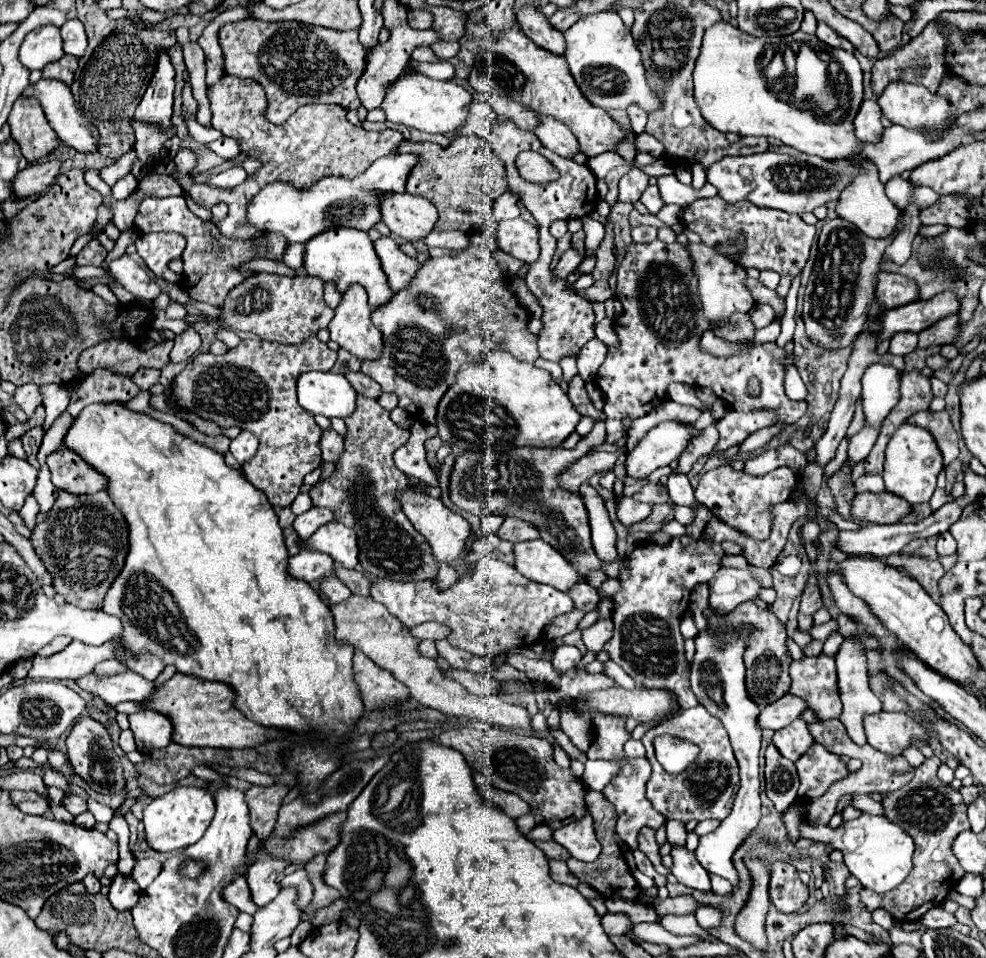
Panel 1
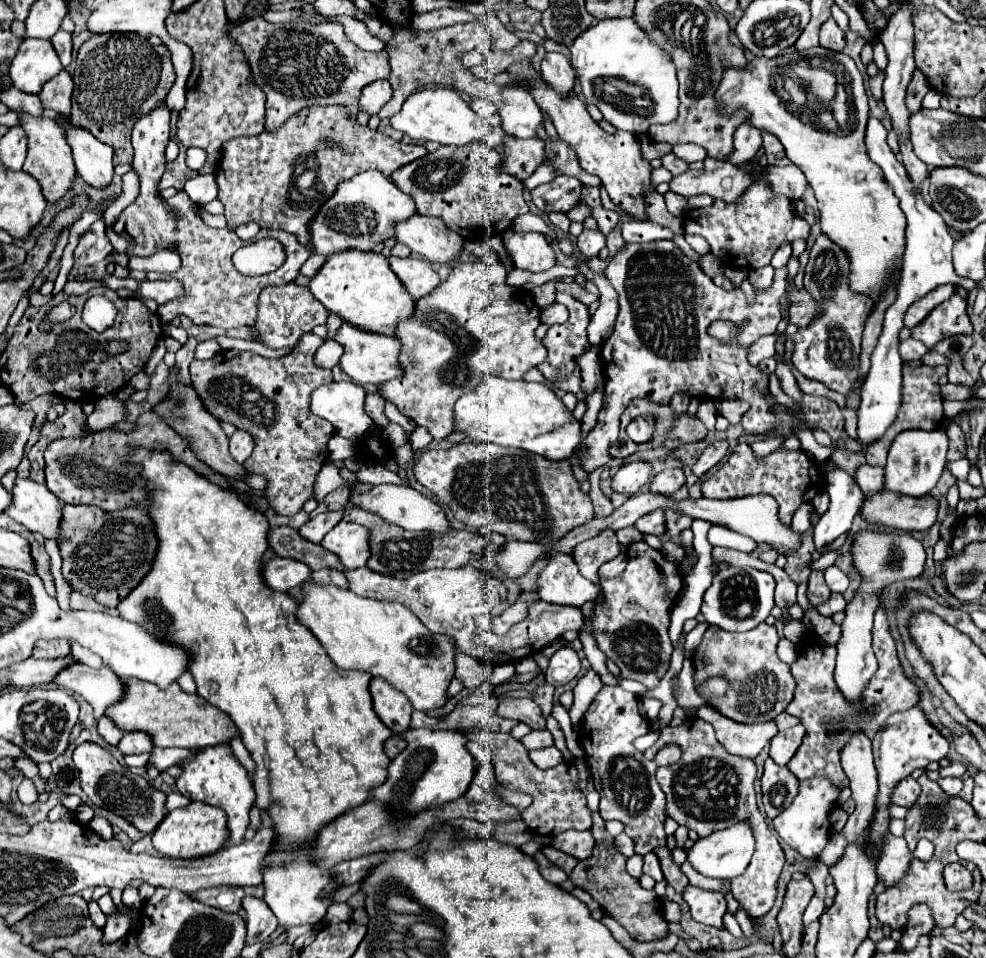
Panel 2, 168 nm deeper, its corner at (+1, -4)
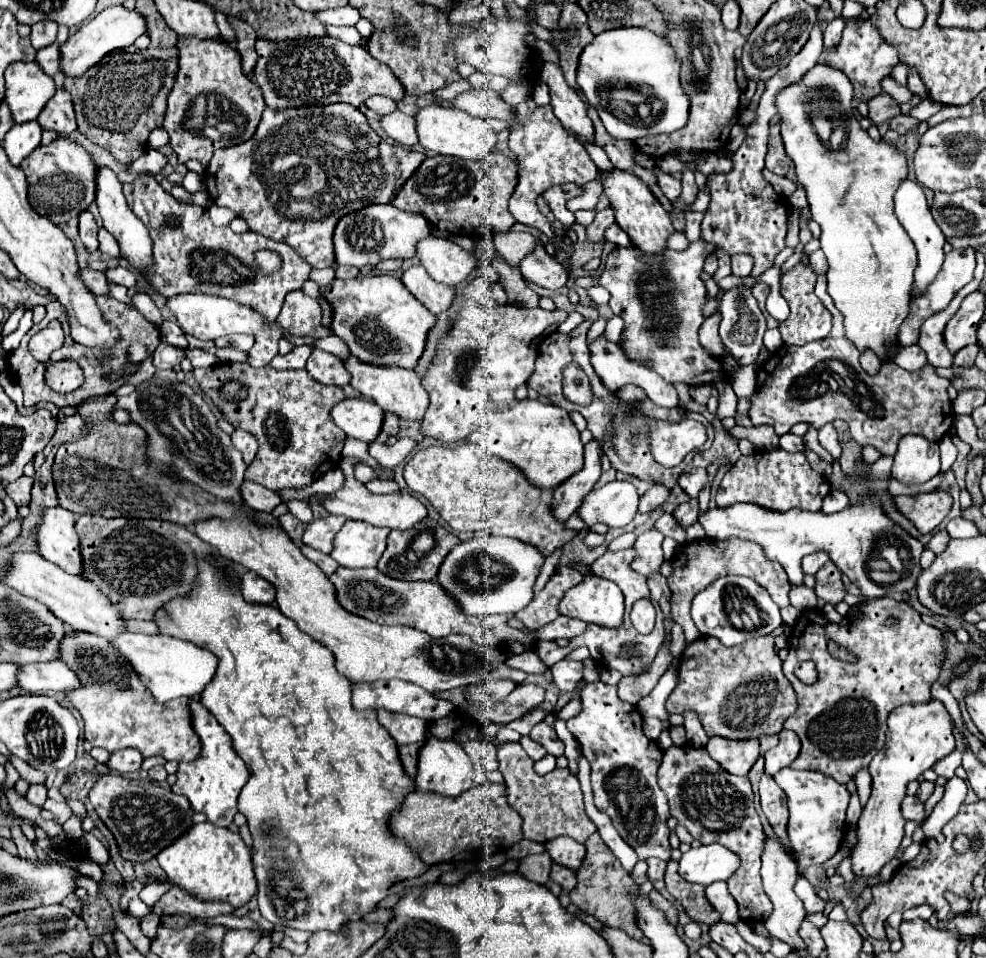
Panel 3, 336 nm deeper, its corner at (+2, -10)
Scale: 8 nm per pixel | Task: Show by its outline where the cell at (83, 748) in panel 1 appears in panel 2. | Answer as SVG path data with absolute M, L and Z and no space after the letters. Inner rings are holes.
M82 743L74 751L74 763L80 769L82 791L88 795L92 805L128 819L140 833L152 835L156 831L156 825L160 825L160 821L168 815L166 793L152 787L144 777L134 775L128 767L120 765L108 749L102 749L94 743Z

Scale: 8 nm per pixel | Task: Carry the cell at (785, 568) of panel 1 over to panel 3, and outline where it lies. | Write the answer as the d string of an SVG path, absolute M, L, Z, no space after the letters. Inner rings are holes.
M739 575L721 577L699 591L691 603L691 619L703 635L717 637L727 647L739 645L755 635L767 635L783 623L779 607L773 605L767 589L759 587L759 583L755 583L753 579Z

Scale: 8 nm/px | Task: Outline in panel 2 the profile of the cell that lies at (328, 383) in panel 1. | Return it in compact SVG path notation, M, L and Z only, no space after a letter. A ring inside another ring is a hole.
M340 381L340 383L332 383L332 385L322 385L312 393L312 413L330 421L336 429L338 435L350 439L350 441L364 441L370 431L372 431L372 419L366 415L364 411L364 397L366 397L366 389L362 385L356 385L352 381Z

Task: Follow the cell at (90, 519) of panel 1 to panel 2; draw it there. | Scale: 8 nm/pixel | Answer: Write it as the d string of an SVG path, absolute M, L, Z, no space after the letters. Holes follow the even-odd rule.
M64 505L60 535L64 535L60 555L66 581L70 581L74 591L94 597L106 607L118 607L122 597L128 597L140 585L158 549L152 519L140 507L110 513L92 505Z

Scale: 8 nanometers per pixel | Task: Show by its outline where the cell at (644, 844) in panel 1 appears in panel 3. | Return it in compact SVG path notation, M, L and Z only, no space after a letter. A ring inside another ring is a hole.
M669 859L667 863L667 871L665 871L665 885L667 891L683 905L683 909L687 911L687 915L697 921L697 923L715 923L719 921L719 913L709 905L709 901L705 899L703 893L703 885L695 885L695 883L687 883L679 873L677 873L677 861Z

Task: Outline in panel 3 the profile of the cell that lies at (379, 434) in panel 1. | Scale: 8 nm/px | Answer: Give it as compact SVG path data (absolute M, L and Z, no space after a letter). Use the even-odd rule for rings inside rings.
M423 519L417 527L409 531L391 531L387 535L387 549L379 559L377 569L393 579L403 579L403 581L433 581L439 573L439 567L443 559L449 555L449 551L461 543L459 537L449 533L445 527L441 527L433 519Z

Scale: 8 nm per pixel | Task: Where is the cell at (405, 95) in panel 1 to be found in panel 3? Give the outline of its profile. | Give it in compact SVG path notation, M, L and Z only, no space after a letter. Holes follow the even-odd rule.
M437 103L419 109L415 115L415 125L417 125L419 143L425 149L435 151L439 155L453 155L461 159L485 159L489 153L493 153L497 143L497 135L485 119L473 117L469 113L463 113L461 109L443 107Z

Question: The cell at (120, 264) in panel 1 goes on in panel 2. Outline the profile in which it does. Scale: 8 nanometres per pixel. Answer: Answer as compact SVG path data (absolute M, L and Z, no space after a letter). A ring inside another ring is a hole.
M140 281L140 295L154 299L158 305L164 305L172 299L184 297L184 287L180 281Z

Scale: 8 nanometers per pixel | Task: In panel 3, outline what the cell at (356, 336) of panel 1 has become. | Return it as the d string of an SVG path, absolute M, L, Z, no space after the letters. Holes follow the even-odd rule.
M349 355L345 361L345 369L351 373L351 387L365 395L367 399L373 399L381 409L391 411L399 417L419 421L423 417L423 411L427 411L429 395L421 385L419 375L413 369L405 369L399 365L373 365L363 363L355 359L355 355Z

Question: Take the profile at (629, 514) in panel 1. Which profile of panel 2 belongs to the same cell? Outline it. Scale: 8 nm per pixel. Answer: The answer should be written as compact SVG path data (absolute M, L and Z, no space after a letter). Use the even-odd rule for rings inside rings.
M658 509L658 511L652 511L644 517L640 517L634 527L640 531L640 533L652 533L652 535L664 535L664 511Z

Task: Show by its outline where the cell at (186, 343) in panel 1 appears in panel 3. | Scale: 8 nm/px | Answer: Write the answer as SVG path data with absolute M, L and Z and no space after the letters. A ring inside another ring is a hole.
M243 481L243 485L239 487L239 493L241 493L241 499L257 511L271 513L271 509L281 503L281 497L275 491L269 491L259 483L251 483L251 481Z

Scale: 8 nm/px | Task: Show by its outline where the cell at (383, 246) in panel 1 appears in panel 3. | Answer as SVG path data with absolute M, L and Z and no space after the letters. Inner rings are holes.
M411 265L407 271L403 271L401 281L415 295L415 299L419 299L435 315L445 311L455 297L453 287L433 281L421 265Z

